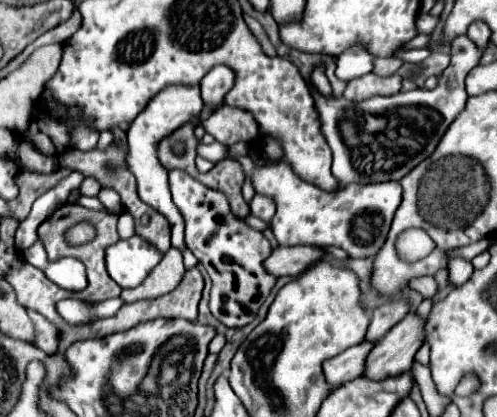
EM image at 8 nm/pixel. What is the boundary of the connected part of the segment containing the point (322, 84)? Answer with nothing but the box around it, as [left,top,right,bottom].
[312,68,332,96]

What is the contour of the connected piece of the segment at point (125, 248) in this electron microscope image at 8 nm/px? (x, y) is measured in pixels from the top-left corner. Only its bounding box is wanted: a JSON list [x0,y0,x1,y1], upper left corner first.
[106,236,164,288]

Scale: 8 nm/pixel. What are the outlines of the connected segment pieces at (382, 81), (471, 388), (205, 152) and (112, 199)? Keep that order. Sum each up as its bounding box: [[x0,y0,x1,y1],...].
[[342,72,400,100],[455,374,480,396],[198,144,230,162],[97,190,124,216]]

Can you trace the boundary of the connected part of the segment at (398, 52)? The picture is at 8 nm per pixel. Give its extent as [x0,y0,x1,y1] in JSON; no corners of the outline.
[392,46,430,64]

